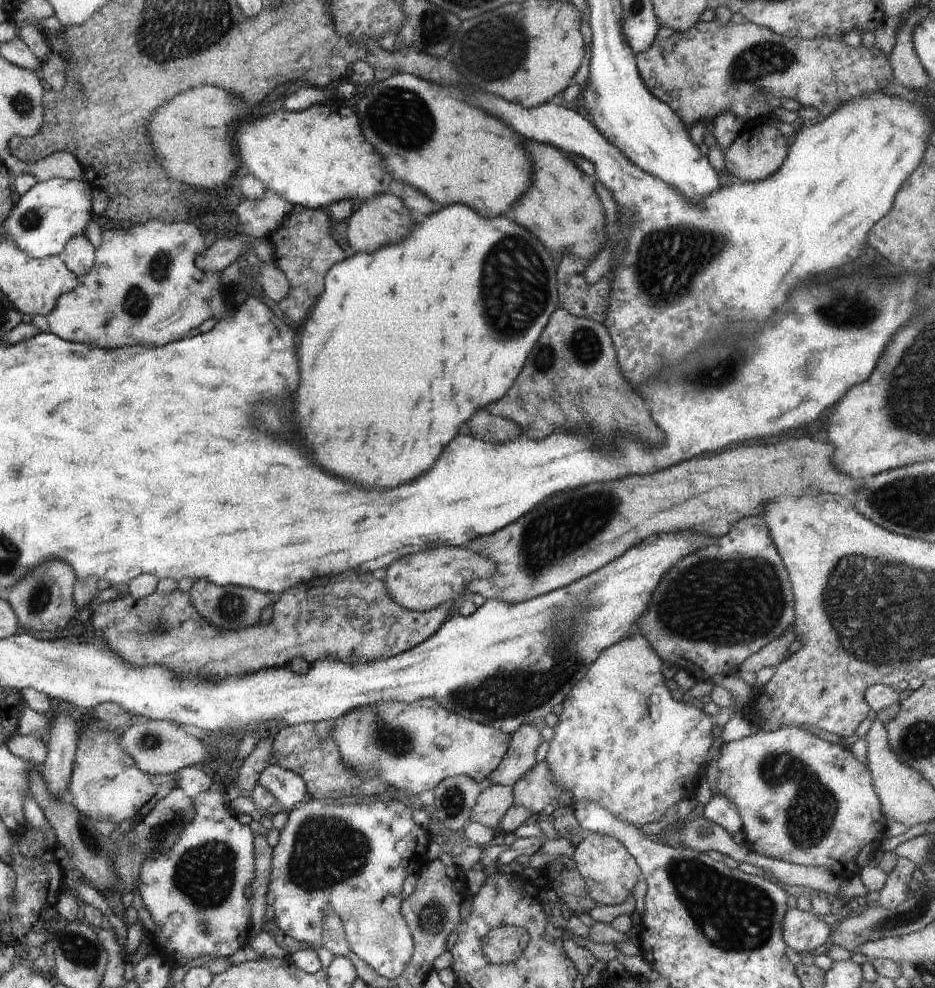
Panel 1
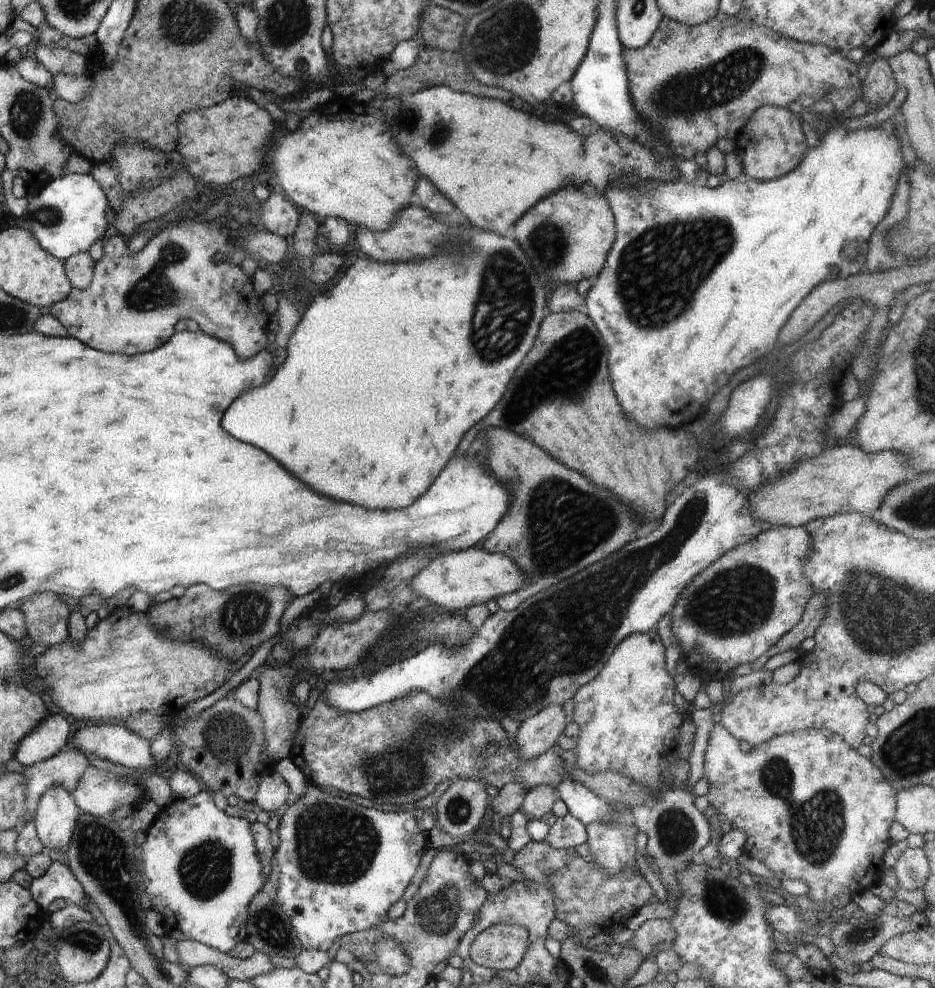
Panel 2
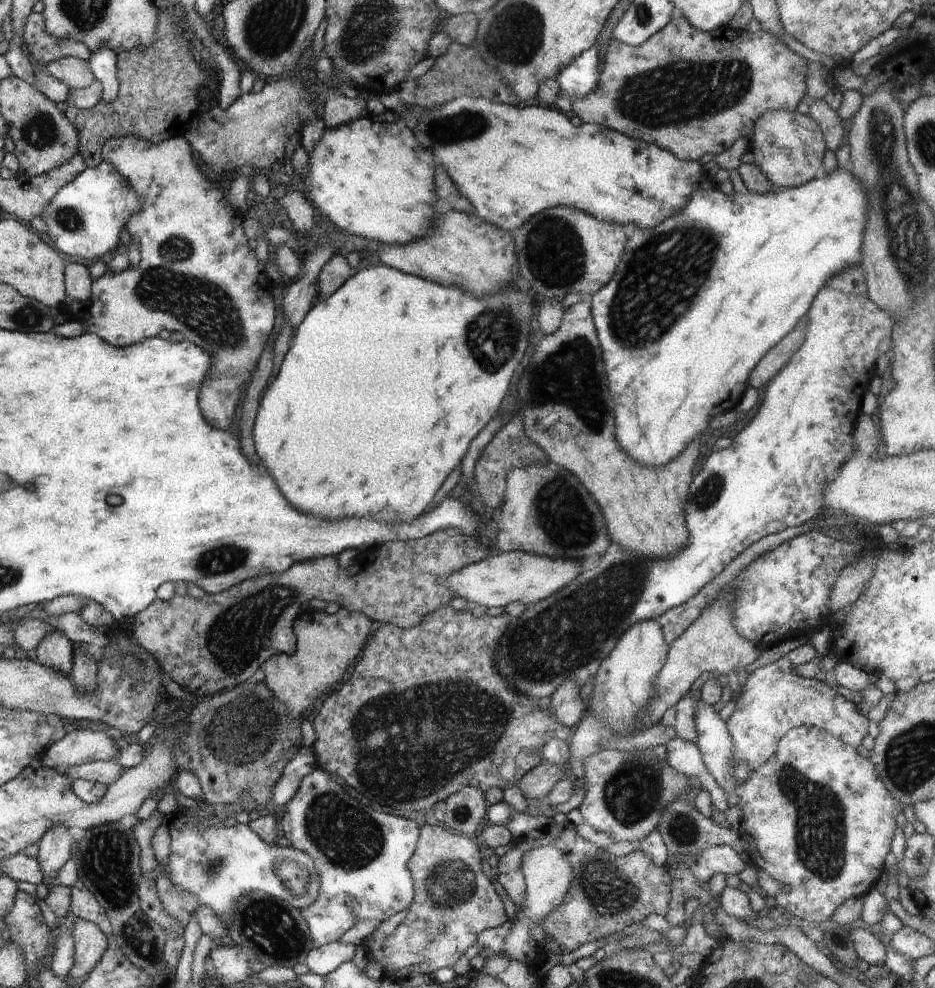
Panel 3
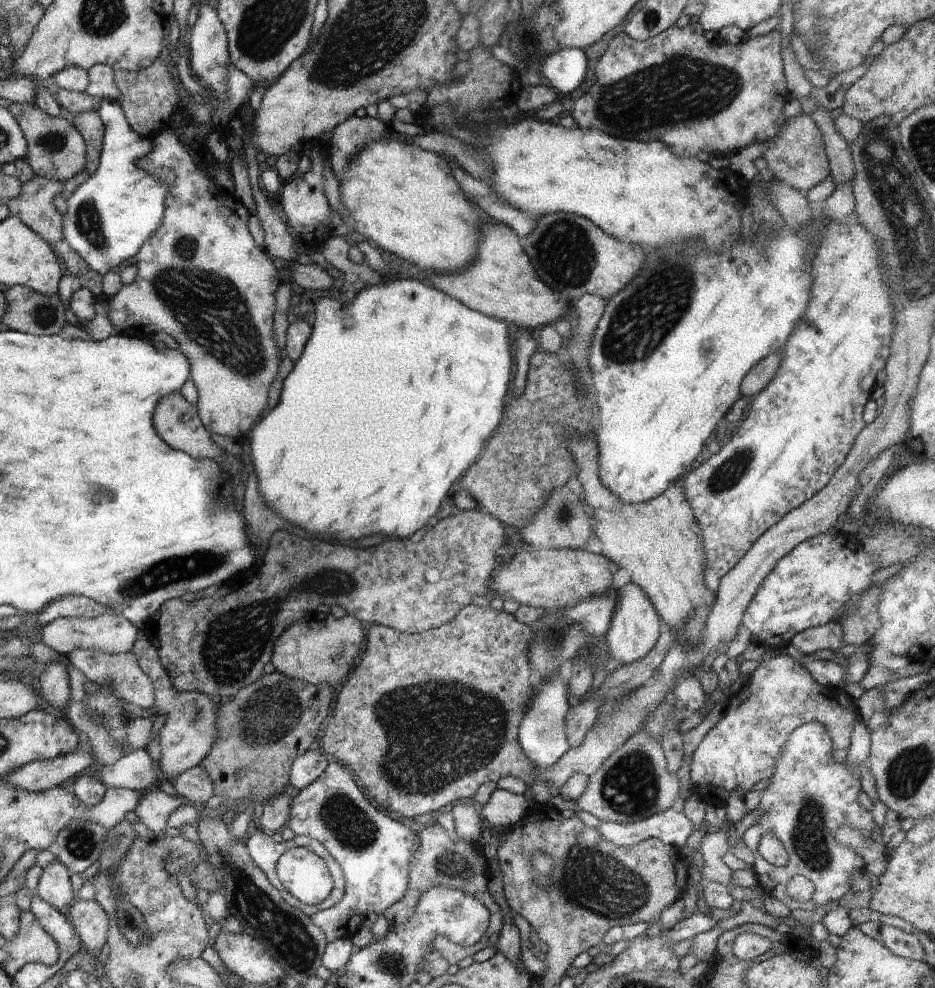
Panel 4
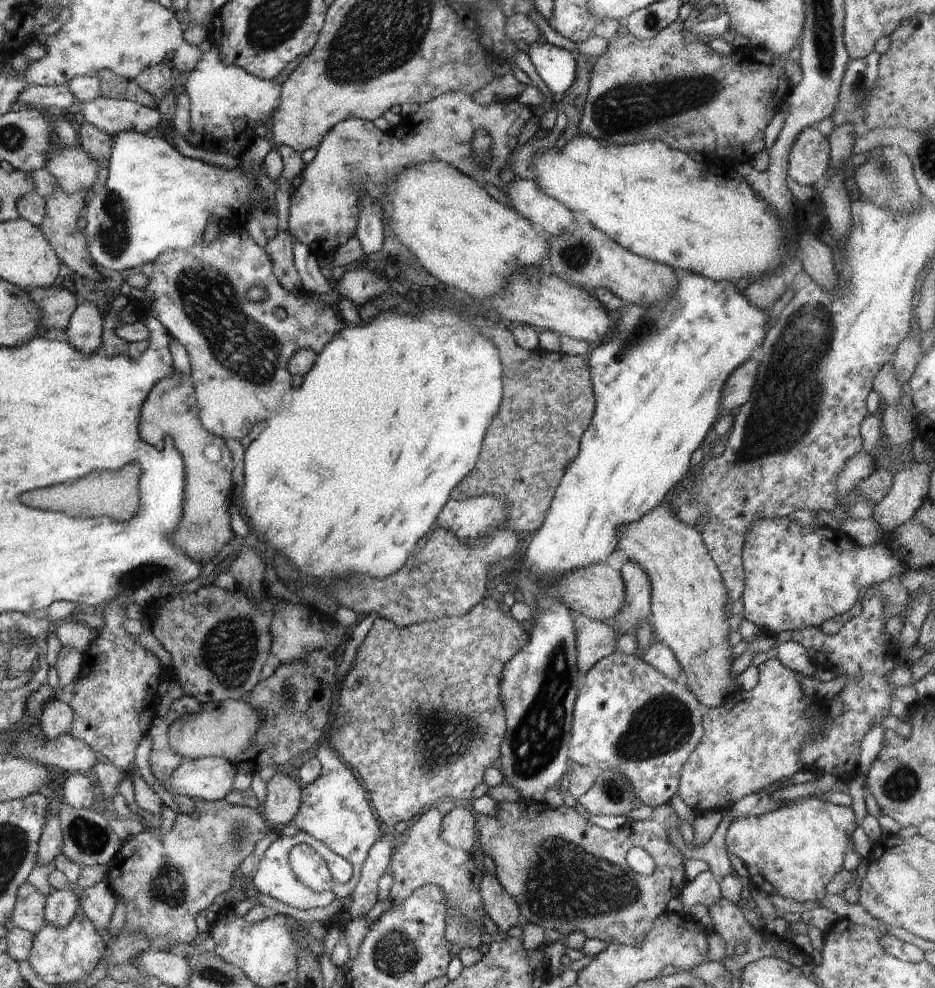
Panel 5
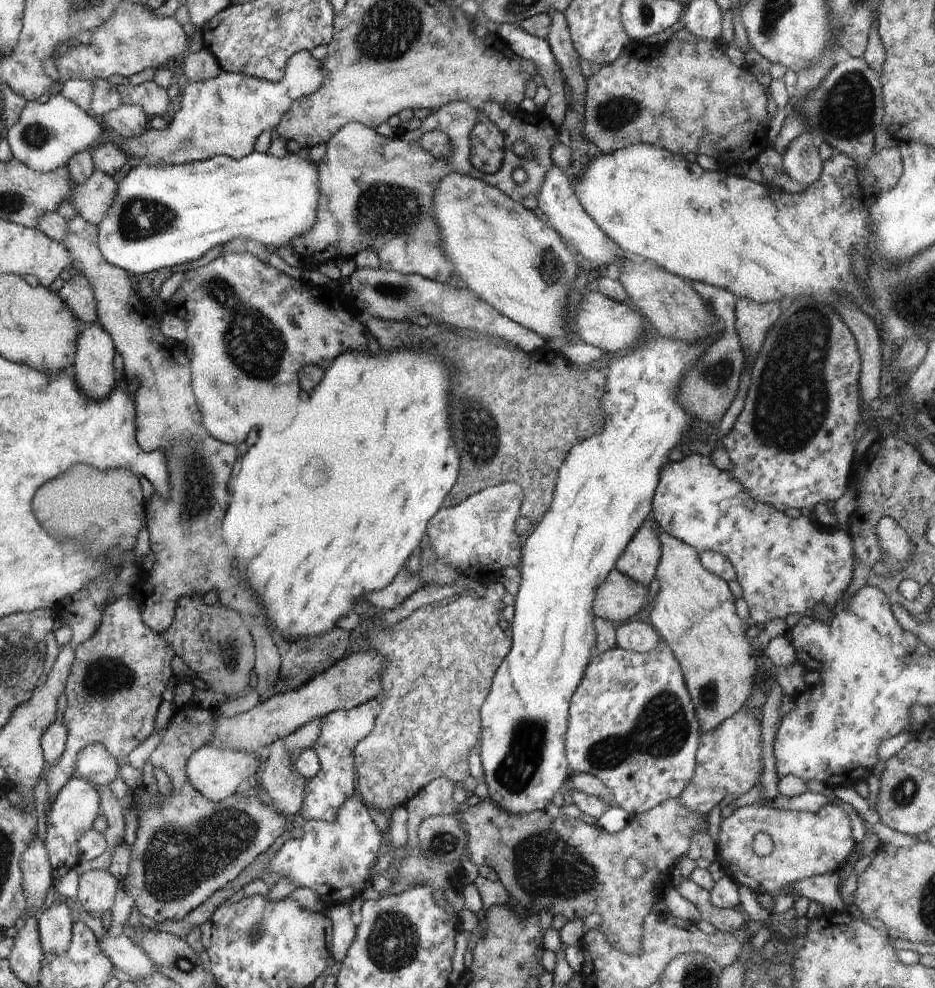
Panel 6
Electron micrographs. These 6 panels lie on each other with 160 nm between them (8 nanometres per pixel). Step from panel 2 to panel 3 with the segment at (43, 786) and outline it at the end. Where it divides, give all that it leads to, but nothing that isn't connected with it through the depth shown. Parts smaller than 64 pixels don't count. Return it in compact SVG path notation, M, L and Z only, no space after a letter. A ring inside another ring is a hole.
M92 761L66 767L62 770L63 775L69 780L69 785L76 779L101 782L108 786L111 782L118 780L126 769L120 762L114 761Z

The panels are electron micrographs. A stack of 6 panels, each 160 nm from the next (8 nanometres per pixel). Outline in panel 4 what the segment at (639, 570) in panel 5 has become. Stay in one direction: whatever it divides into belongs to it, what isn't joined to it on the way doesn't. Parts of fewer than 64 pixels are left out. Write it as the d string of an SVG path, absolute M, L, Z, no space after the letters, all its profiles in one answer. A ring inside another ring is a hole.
M634 581L624 584L617 590L617 599L613 606L609 629L604 636L608 654L610 657L624 662L624 665L644 658L657 643L662 628L664 628L662 625L662 620L654 605L640 586Z

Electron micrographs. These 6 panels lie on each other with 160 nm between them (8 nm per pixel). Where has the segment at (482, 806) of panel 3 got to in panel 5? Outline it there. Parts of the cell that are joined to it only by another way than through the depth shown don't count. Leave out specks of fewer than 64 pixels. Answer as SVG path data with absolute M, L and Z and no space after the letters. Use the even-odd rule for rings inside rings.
M458 804L441 820L441 839L450 846L467 853L478 838L475 830L475 818L468 804Z

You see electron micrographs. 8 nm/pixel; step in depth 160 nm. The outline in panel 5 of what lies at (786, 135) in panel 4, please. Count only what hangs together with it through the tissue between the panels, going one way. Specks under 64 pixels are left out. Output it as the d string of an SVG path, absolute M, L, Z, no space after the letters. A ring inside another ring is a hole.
M816 126L805 128L789 152L788 176L802 184L817 184L829 167L830 145Z

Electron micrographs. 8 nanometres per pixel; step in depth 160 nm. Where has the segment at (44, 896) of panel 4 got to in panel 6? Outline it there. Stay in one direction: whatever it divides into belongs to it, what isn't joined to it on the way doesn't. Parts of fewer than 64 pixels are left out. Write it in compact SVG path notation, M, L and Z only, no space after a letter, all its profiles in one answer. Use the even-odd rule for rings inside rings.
M63 899L38 918L39 942L45 955L63 955L68 950L74 924L71 906Z

